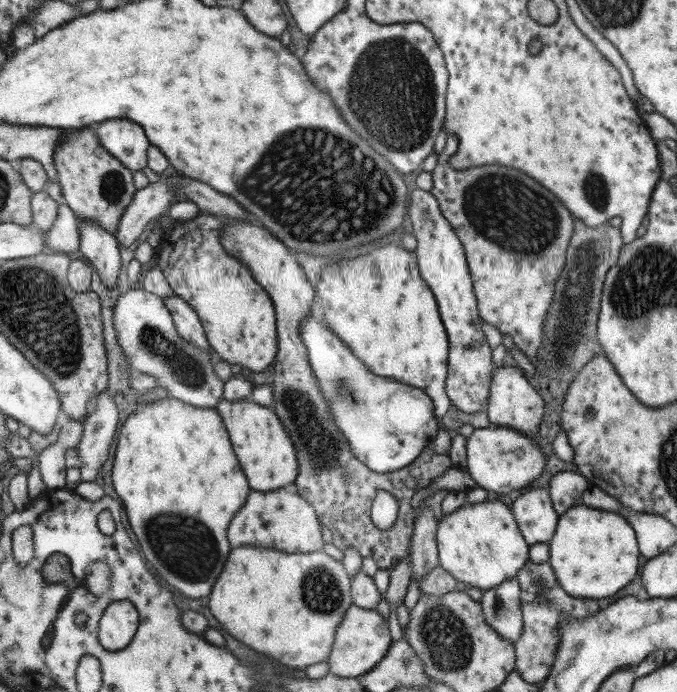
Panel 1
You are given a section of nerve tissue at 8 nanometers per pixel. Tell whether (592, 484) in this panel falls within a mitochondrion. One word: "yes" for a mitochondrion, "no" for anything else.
no

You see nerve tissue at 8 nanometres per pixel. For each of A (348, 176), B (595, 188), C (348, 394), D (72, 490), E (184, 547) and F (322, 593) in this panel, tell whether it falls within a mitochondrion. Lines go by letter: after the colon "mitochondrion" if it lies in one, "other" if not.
A: mitochondrion
B: mitochondrion
C: mitochondrion
D: other
E: mitochondrion
F: mitochondrion

